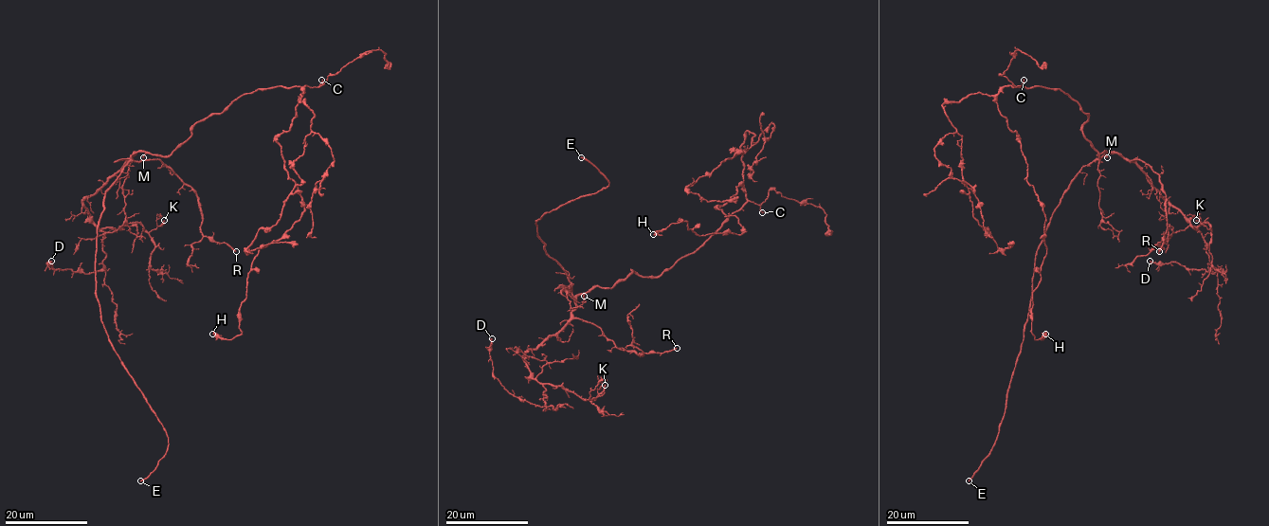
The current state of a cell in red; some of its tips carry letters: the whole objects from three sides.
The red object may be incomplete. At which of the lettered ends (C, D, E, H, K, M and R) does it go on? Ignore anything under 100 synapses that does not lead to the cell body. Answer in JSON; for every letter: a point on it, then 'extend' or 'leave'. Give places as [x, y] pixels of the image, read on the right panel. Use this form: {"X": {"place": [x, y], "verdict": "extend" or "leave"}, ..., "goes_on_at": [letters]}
{"C": {"place": [1024, 80], "verdict": "leave"}, "D": {"place": [1150, 261], "verdict": "leave"}, "E": {"place": [969, 480], "verdict": "extend"}, "H": {"place": [1045, 334], "verdict": "leave"}, "K": {"place": [1196, 220], "verdict": "leave"}, "M": {"place": [1107, 157], "verdict": "leave"}, "R": {"place": [1159, 251], "verdict": "leave"}, "goes_on_at": ["E"]}

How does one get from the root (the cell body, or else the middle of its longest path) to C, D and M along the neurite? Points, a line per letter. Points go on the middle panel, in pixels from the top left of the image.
C: (639, 275), (660, 277), (679, 259), (694, 253), (749, 200), (757, 204), (762, 212)
D: (639, 275), (581, 293), (570, 319), (525, 353), (546, 389), (543, 407), (513, 396), (494, 375), (492, 338)
M: (639, 275), (631, 271), (611, 288), (593, 286), (584, 296)

